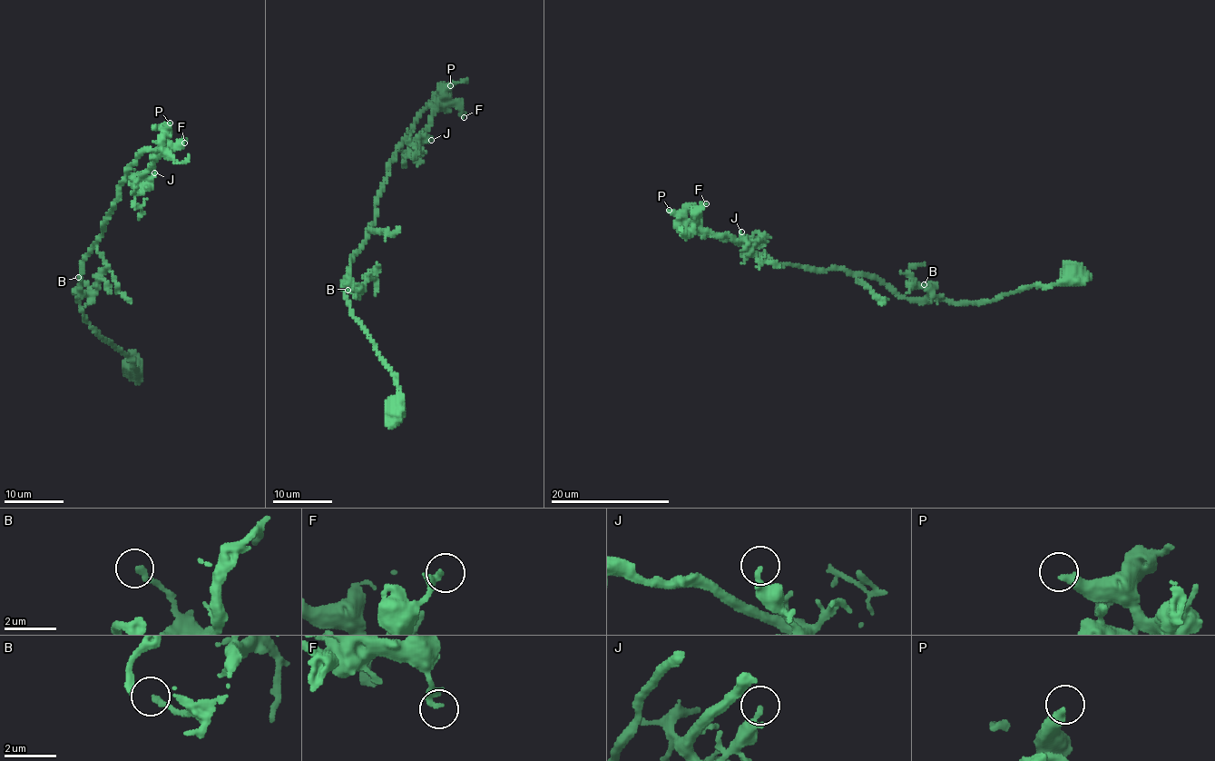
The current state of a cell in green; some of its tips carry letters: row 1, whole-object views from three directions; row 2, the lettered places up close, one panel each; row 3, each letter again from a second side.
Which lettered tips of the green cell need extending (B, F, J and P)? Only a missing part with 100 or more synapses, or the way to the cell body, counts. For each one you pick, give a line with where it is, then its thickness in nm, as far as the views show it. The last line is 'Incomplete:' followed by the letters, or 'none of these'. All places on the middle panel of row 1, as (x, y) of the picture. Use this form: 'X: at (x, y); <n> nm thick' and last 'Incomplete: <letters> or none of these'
P: at (450, 85); 380 nm thick
Incomplete: P

